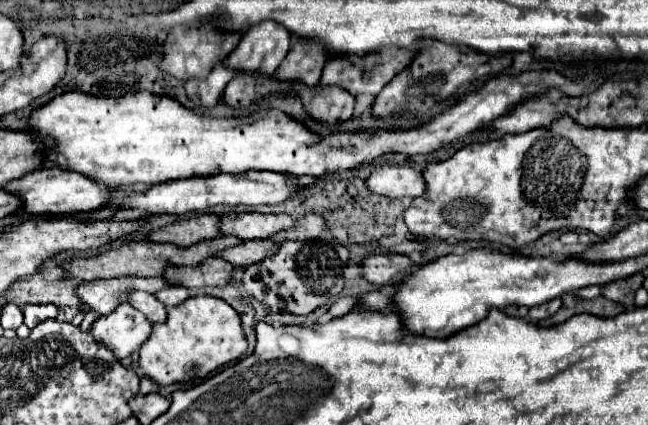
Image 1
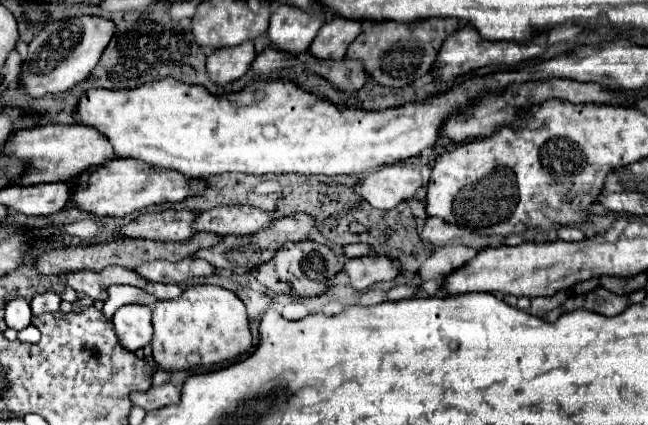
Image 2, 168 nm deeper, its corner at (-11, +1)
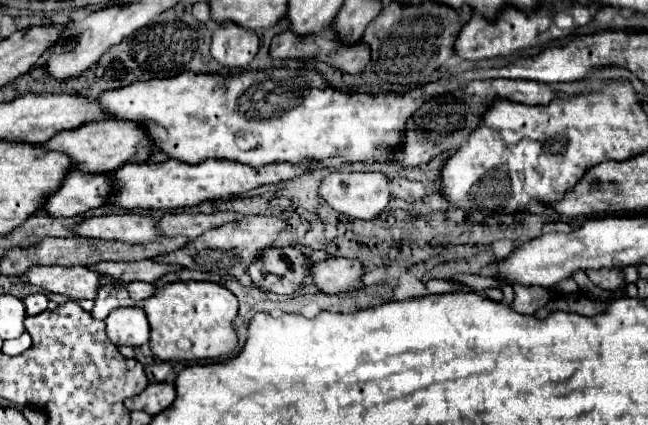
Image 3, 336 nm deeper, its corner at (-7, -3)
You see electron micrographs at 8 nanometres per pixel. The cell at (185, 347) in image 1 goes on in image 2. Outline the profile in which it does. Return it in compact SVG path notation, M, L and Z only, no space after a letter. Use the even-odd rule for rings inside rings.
M189 286L175 300L157 300L153 308L153 358L163 370L215 366L237 358L251 348L245 304L219 286Z

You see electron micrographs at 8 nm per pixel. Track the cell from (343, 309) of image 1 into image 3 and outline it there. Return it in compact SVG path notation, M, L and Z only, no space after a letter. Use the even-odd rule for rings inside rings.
M434 279L426 283L426 287L431 294L443 294L455 292L462 288L461 284L455 284L450 280Z

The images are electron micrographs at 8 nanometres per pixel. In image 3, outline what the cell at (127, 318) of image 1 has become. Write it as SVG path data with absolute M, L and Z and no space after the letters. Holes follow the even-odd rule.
M115 308L107 320L107 336L115 346L143 346L149 342L149 322L141 308Z

